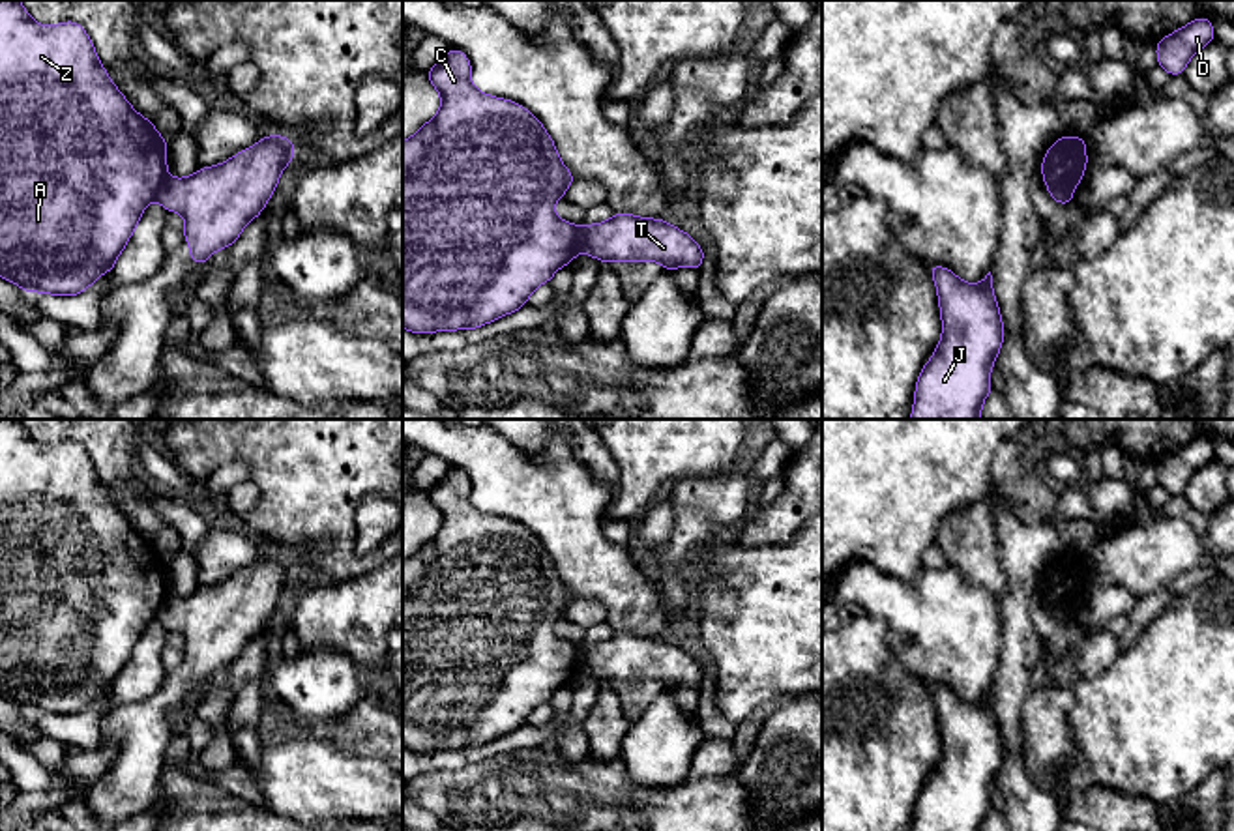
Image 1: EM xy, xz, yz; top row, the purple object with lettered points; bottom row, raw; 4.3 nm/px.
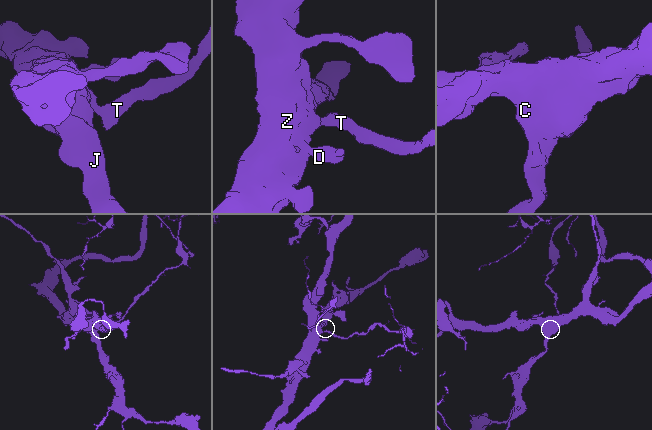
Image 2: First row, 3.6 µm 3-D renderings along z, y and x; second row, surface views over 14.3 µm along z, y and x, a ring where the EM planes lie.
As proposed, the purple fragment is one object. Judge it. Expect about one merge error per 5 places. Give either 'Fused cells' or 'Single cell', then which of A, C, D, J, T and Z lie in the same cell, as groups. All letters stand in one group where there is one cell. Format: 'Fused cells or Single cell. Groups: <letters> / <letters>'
Fused cells. Groups: A C D J Z / T

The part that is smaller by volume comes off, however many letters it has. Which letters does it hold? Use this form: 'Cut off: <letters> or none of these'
Cut off: T

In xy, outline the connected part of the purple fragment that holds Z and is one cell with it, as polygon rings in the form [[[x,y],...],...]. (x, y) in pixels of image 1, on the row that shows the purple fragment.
[[[0,0],[0,277],[24,292],[77,296],[105,271],[114,270],[116,258],[127,245],[144,208],[157,200],[157,193],[169,178],[167,146],[152,120],[142,118],[109,79],[90,36],[81,24],[66,21],[41,26],[19,0]]]

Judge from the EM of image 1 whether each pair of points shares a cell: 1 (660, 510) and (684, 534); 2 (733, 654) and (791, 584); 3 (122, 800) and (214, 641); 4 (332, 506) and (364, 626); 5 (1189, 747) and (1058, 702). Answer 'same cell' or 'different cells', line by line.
1: different cells
2: same cell
3: same cell
4: different cells
5: different cells

